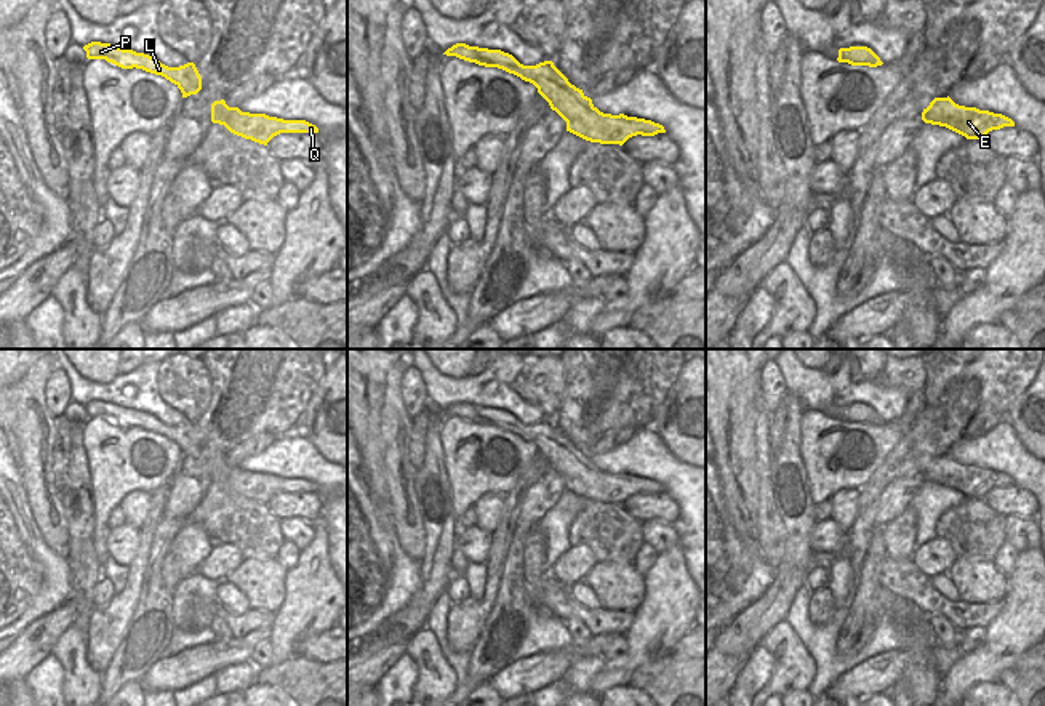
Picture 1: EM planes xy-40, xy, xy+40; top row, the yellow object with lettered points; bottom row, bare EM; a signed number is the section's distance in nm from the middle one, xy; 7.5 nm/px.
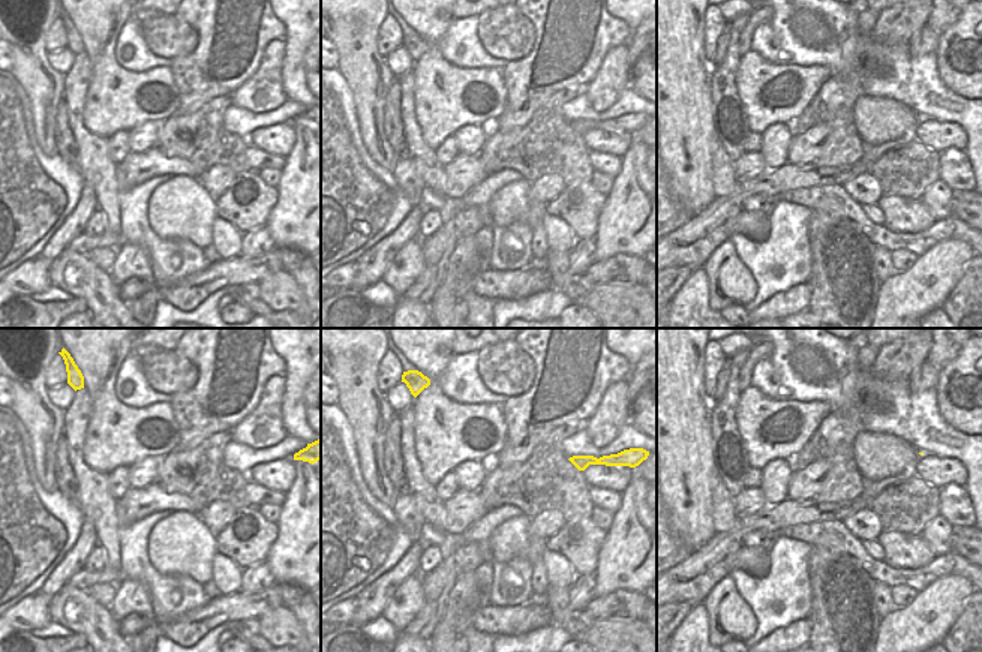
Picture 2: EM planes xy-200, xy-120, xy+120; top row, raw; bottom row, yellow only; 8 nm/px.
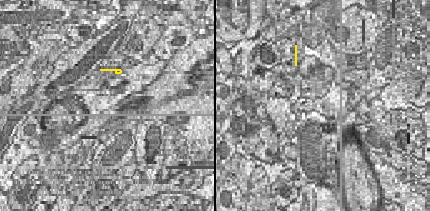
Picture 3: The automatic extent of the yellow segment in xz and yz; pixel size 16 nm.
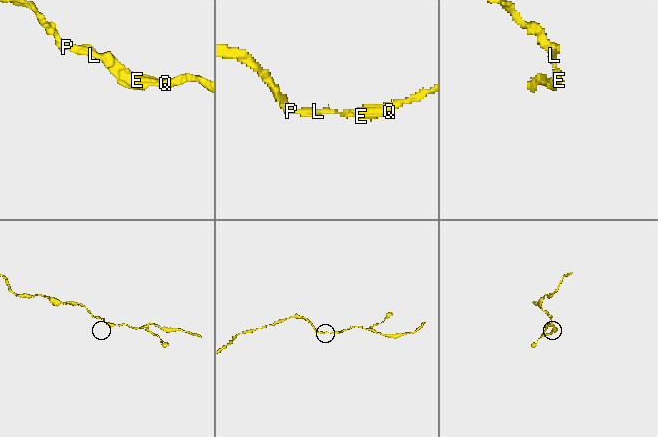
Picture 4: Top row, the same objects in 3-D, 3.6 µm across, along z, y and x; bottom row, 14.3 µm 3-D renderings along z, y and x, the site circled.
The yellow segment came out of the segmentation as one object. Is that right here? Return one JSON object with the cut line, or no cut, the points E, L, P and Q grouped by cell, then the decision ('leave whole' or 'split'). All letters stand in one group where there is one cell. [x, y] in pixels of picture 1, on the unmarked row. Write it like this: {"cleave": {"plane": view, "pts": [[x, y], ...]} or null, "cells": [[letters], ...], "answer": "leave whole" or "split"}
{"cleave": null, "cells": [["E", "L", "P", "Q"]], "answer": "leave whole"}

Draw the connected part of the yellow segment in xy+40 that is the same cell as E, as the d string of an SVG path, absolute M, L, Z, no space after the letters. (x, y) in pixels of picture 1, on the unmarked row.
M949 455L935 456L922 471L925 482L946 485L967 498L984 498L992 488L1015 485L1015 480L1002 472L979 469L955 463Z

